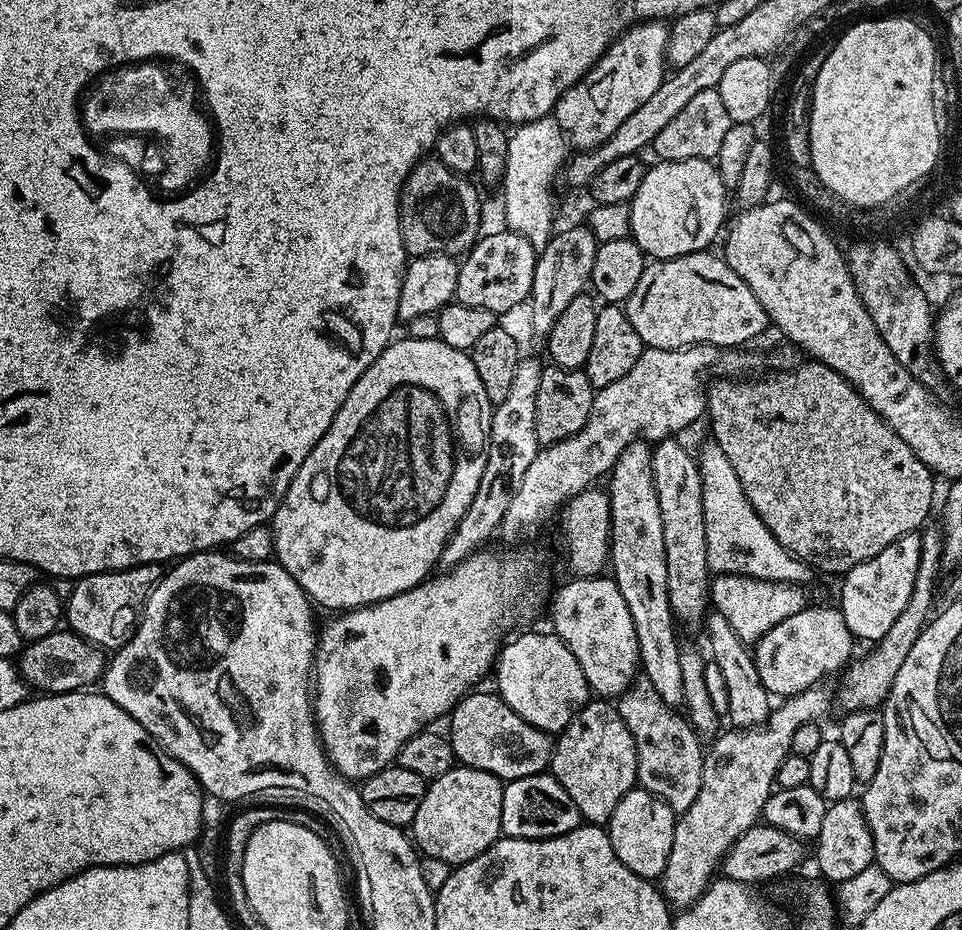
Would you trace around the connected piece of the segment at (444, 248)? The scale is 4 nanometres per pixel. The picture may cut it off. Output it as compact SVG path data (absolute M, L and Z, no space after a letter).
M425 158L412 167L412 173L406 177L400 188L400 229L402 242L409 257L418 256L454 256L467 253L481 235L480 196L476 193L477 185L461 173L450 170L441 160Z

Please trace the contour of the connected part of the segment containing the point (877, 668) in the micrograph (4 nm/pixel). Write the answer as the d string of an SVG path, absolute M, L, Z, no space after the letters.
M928 526L919 533L920 554L918 556L918 574L914 577L914 588L911 590L910 599L906 602L905 610L899 615L886 635L875 643L876 650L868 653L860 660L855 659L841 675L840 688L834 694L837 704L845 713L853 712L856 709L879 707L887 699L889 690L893 686L894 678L906 660L906 654L910 647L914 646L928 622L934 600L934 588L936 578L940 574L940 568L944 564L944 533L939 527Z

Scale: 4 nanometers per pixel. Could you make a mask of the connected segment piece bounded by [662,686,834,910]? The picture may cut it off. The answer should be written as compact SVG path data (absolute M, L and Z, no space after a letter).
M817 686L781 699L777 704L780 705L777 708L775 705L769 711L768 719L763 724L758 724L755 728L736 728L731 730L732 732L721 731L711 741L713 744L707 745L702 766L702 786L698 790L698 798L694 798L690 810L679 813L674 830L674 846L670 846L670 858L666 858L664 867L662 891L664 899L673 909L689 908L707 890L708 885L717 875L726 850L730 850L736 839L746 830L753 828L761 819L766 798L774 790L778 766L791 753L794 733L798 731L798 726L823 721L822 718L827 714L828 707L833 707L834 700L824 686Z

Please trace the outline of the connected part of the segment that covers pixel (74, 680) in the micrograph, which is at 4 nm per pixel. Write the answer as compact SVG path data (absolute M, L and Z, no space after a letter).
M57 630L46 634L46 638L38 638L31 642L25 643L19 657L18 667L20 675L24 677L25 684L33 689L39 690L44 694L55 694L58 692L79 692L87 689L89 686L101 679L104 675L106 667L106 656L101 649L92 644L88 640L83 640L82 637L71 630Z

